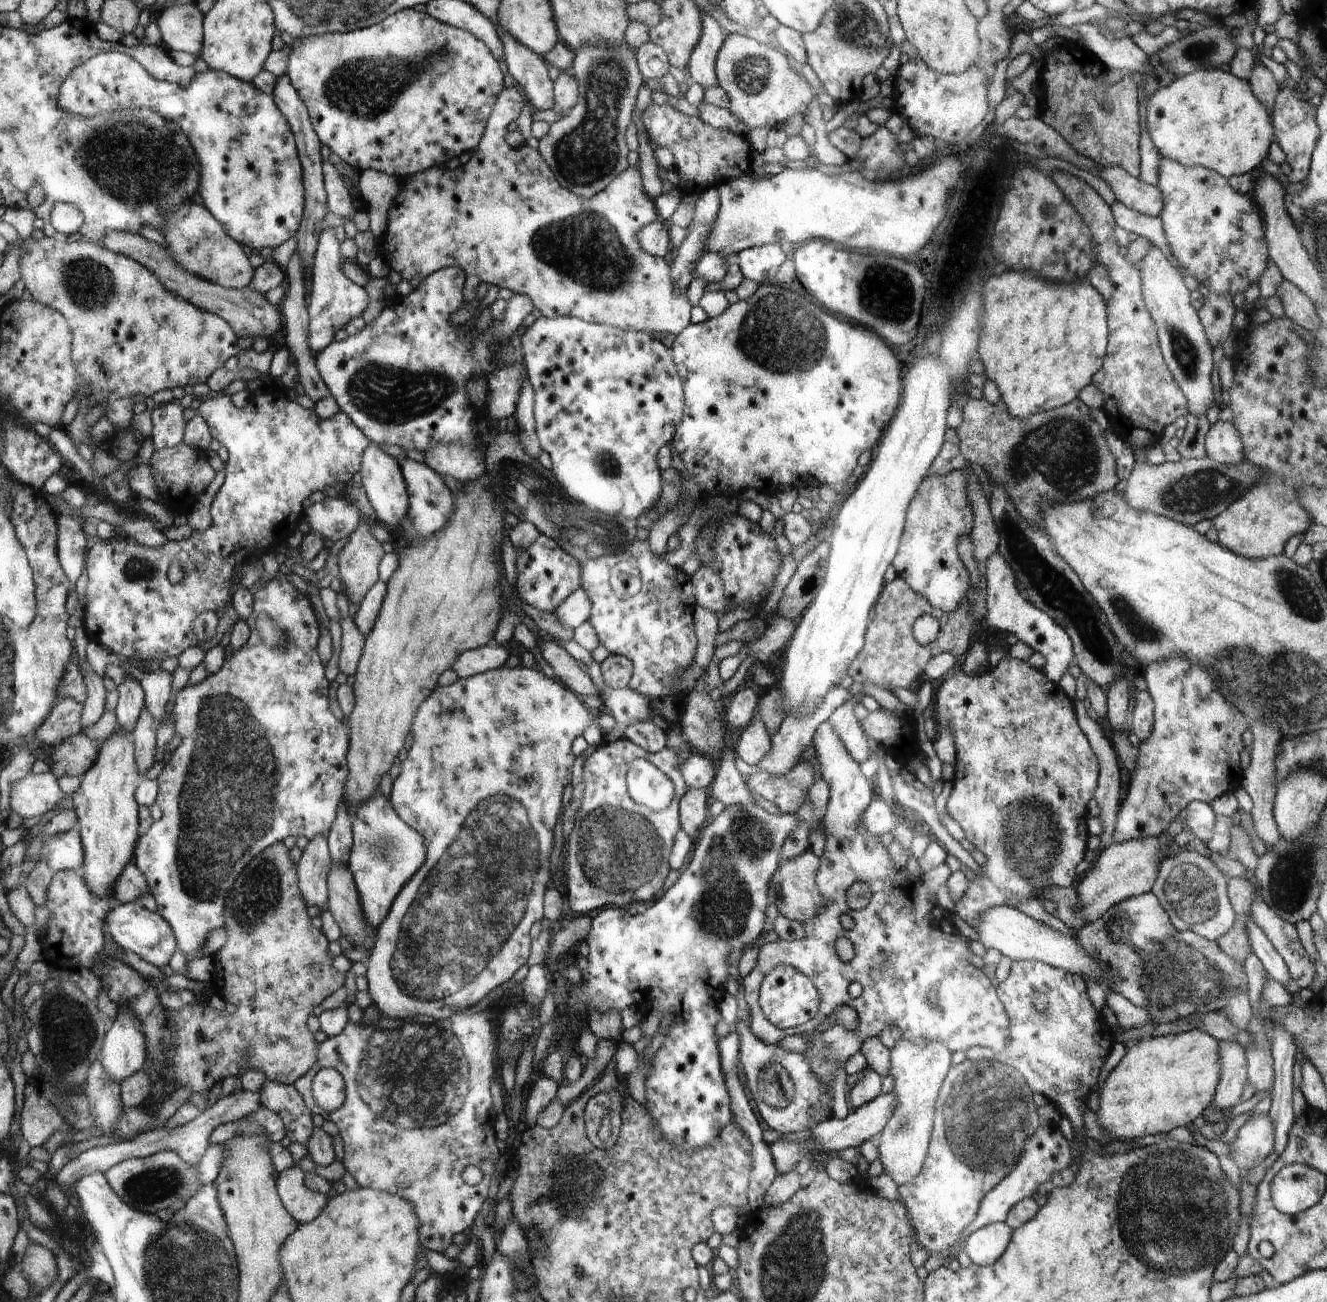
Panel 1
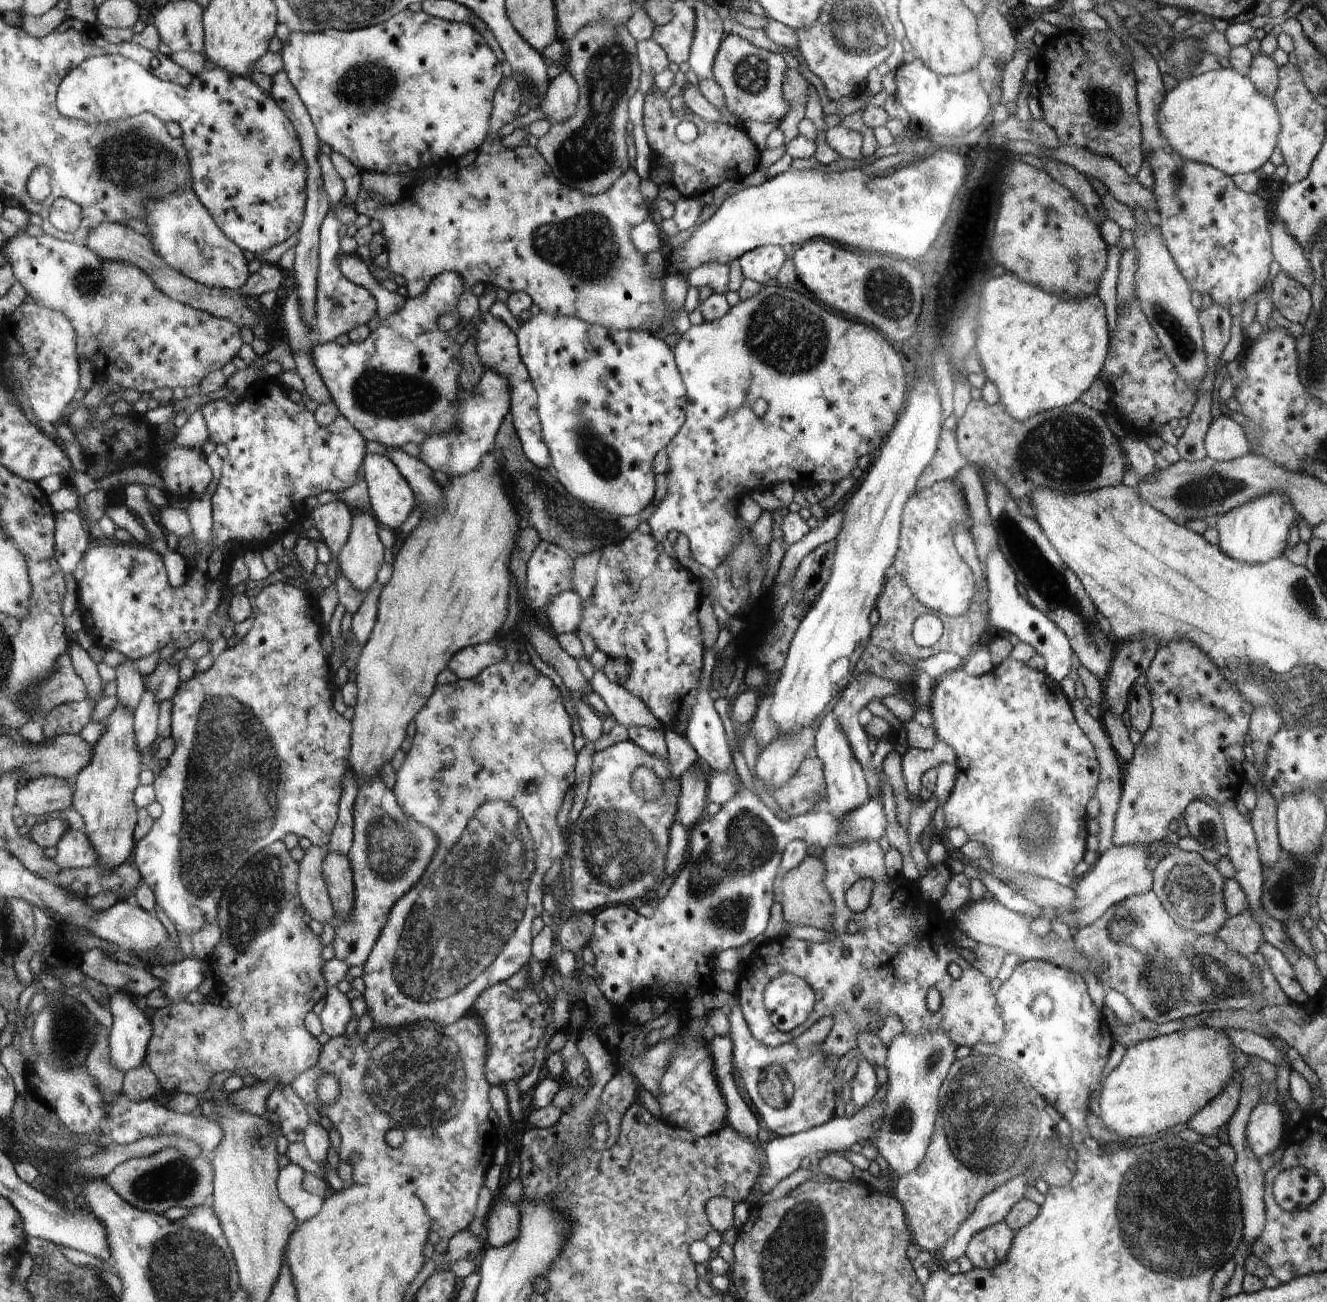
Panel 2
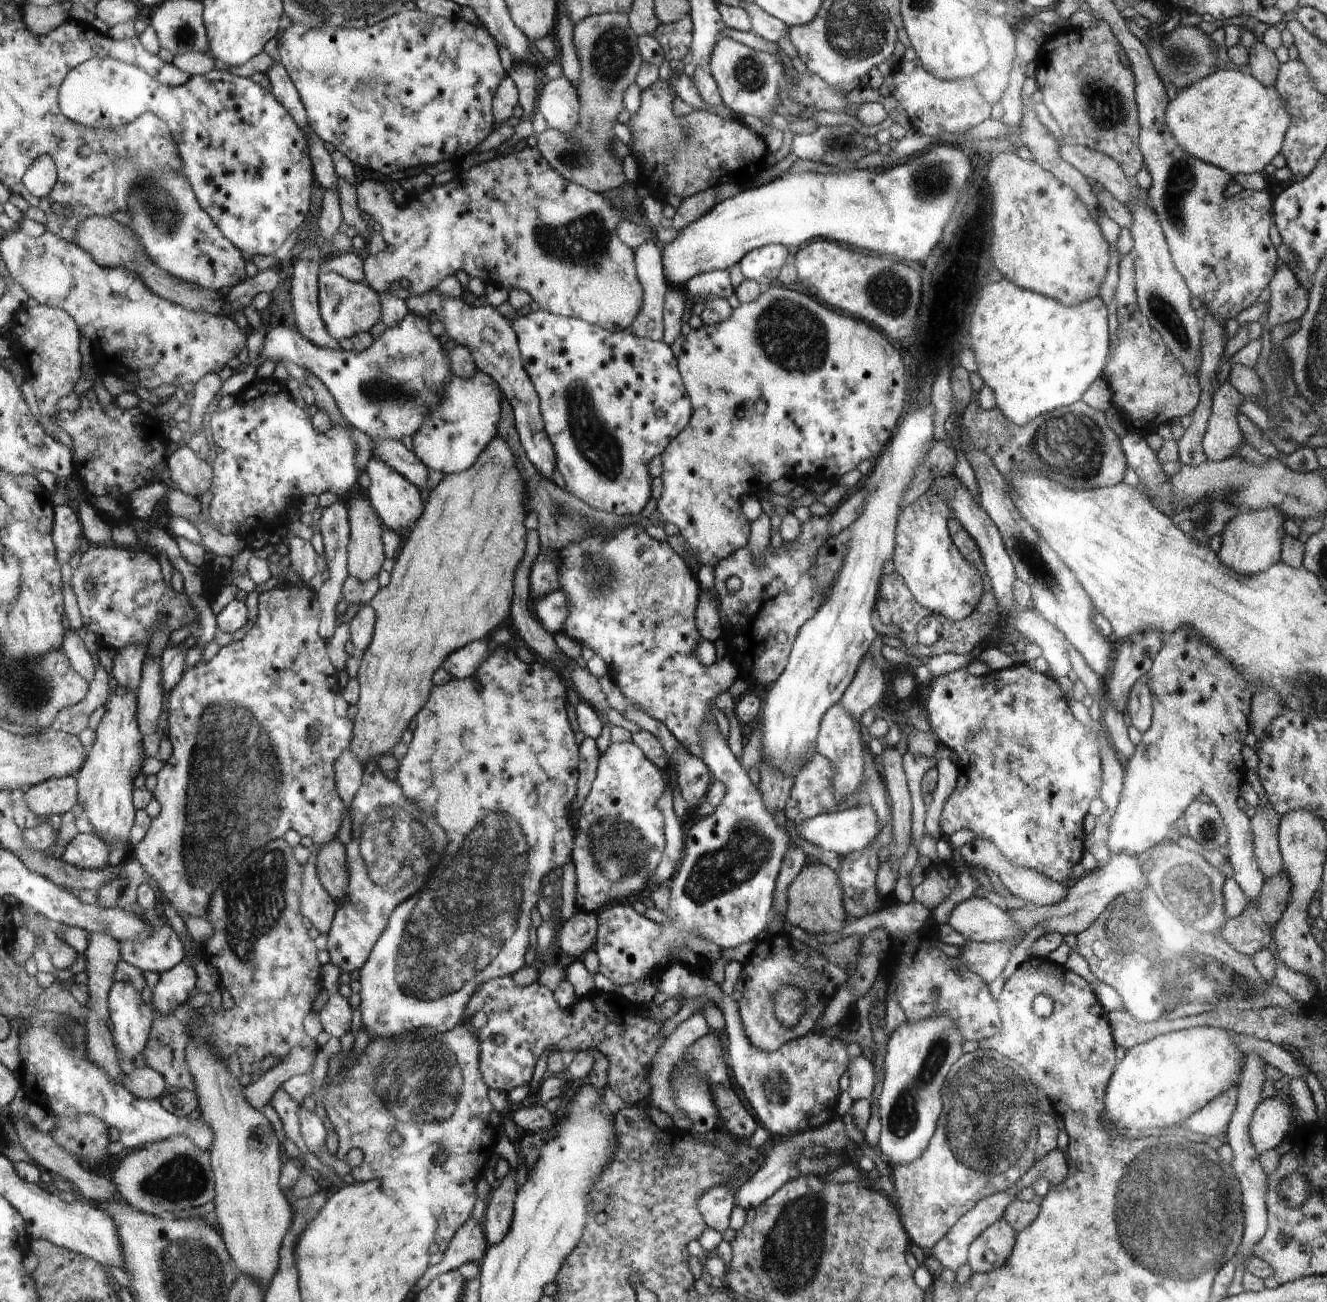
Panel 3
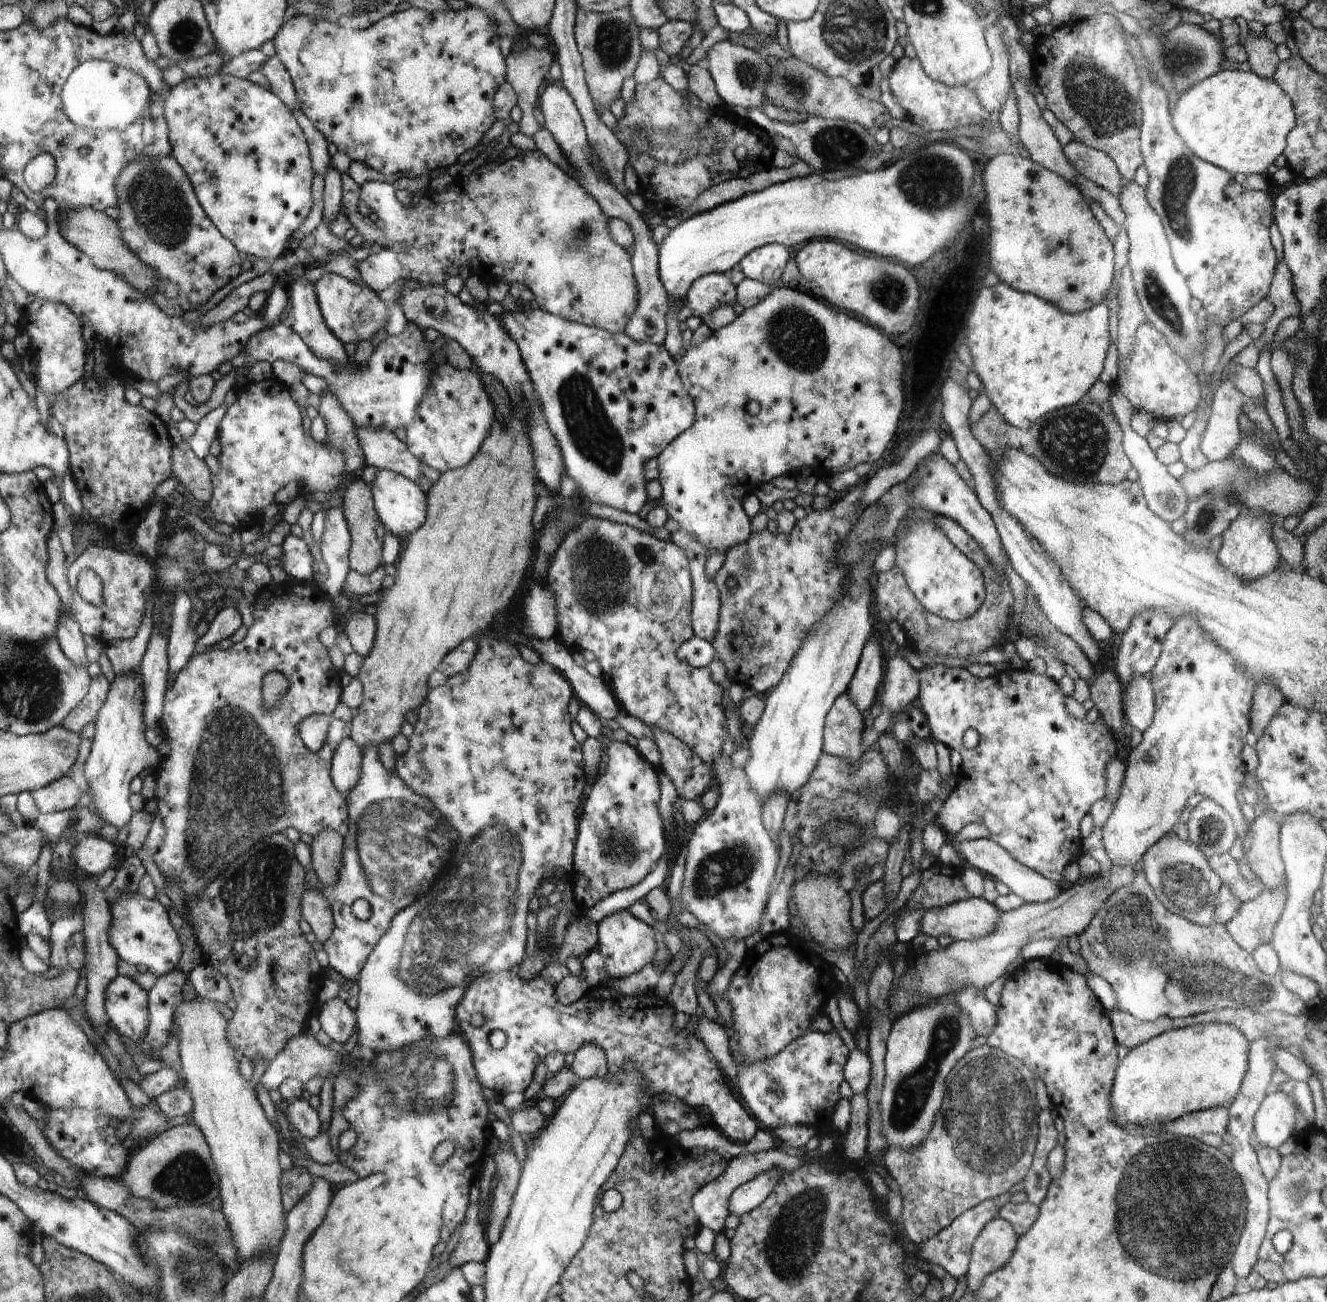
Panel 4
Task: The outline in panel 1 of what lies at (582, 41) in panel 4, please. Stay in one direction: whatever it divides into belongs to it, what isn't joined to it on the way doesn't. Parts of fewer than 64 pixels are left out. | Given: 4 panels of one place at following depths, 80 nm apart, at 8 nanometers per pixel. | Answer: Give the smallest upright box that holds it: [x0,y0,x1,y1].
[537,38,642,198]

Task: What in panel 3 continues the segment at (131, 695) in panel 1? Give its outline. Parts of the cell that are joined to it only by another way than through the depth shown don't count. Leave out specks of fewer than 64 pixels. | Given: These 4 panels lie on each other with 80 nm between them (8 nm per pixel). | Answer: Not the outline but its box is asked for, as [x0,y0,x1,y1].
[112,643,148,690]

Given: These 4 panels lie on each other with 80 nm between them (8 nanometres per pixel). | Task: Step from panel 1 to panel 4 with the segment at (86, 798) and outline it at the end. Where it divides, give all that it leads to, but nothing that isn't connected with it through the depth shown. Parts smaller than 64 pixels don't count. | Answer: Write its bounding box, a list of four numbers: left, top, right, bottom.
[85,670,160,830]

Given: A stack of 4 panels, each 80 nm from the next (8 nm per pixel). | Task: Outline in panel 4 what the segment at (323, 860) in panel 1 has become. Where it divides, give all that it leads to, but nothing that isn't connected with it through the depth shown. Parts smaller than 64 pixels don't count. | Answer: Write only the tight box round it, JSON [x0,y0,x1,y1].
[303,888,335,944]

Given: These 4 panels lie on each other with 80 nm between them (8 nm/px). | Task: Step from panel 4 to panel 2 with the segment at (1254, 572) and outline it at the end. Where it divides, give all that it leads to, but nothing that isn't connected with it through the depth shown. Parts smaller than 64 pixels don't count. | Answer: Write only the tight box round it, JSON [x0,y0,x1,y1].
[1213,493,1300,564]

